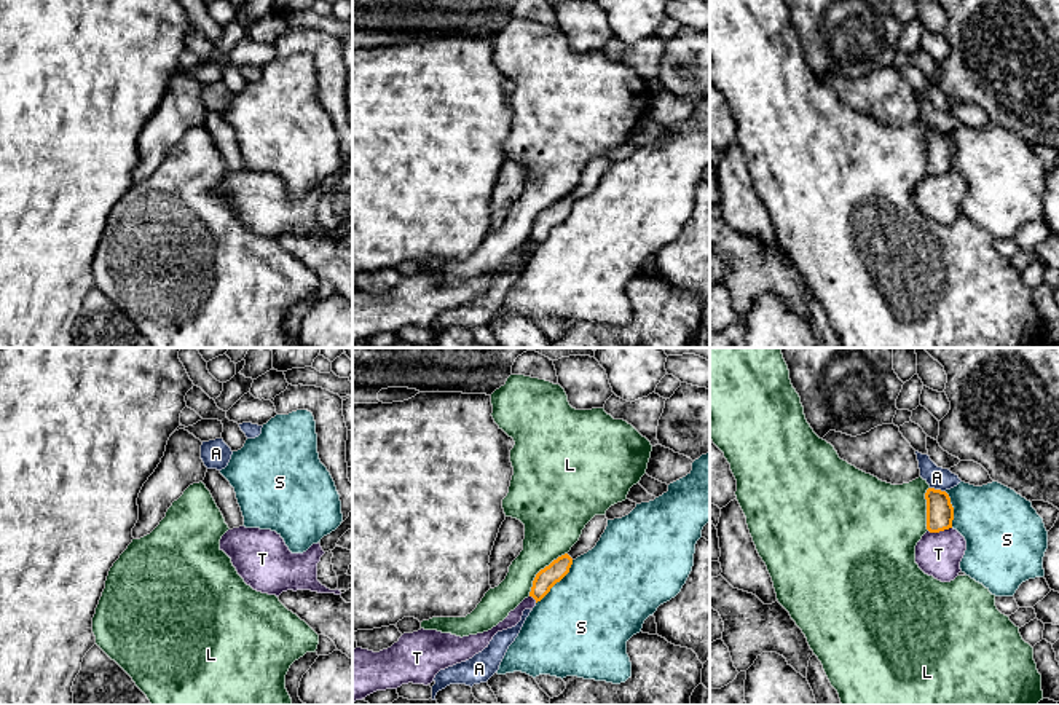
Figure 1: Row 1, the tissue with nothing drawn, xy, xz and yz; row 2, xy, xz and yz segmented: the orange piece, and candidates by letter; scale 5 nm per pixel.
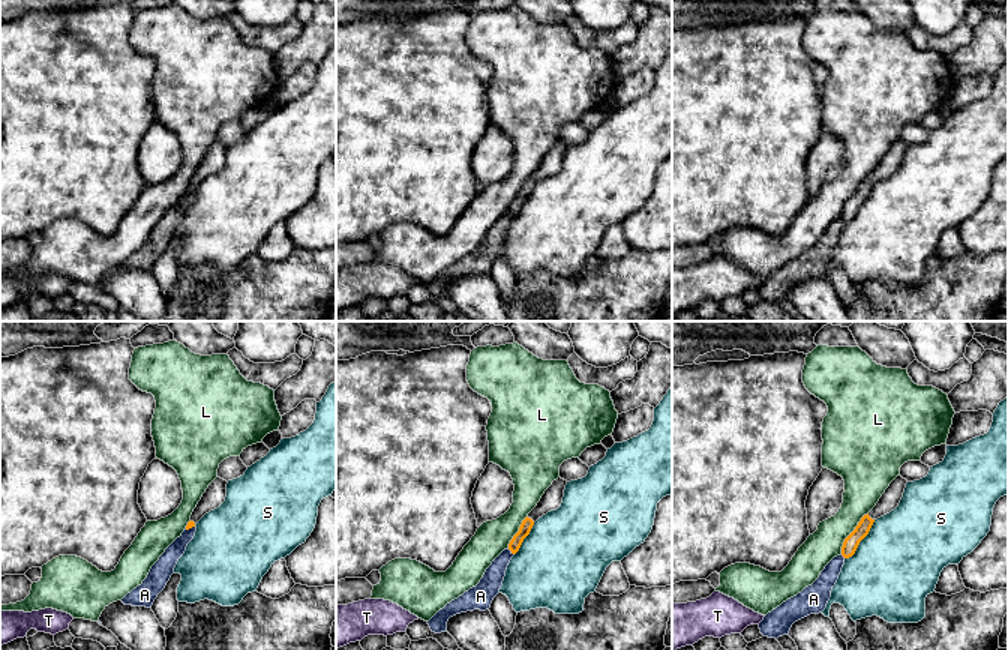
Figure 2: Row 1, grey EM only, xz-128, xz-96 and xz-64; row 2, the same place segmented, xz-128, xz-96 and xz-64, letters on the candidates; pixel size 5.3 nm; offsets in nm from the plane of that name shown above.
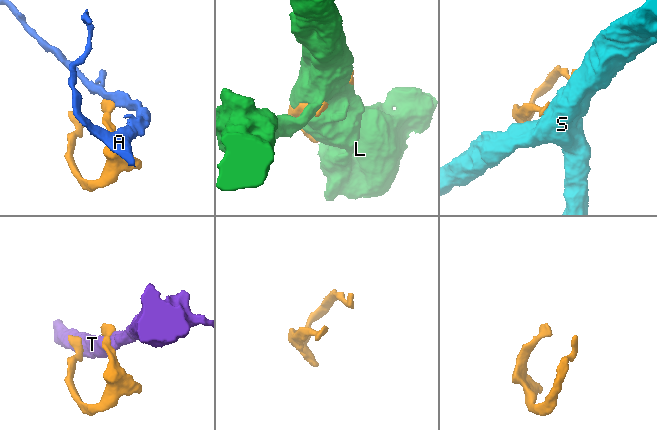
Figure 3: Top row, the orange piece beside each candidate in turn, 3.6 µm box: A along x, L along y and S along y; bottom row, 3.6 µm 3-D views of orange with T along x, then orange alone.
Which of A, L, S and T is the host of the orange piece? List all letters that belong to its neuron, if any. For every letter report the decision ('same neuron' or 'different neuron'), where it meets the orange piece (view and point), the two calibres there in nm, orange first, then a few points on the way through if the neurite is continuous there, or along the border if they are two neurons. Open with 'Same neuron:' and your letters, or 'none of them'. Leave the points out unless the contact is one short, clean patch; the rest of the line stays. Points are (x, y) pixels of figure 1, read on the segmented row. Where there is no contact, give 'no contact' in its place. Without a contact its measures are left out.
Same neuron: none of them
A: different neuron | yz (938, 490) | 140/110 nm | along yz (930, 487), (944, 492)
L: different neuron | xz (541, 570) | 100/300 nm
S: different neuron | xz (557, 581) | 100/480 nm | along xz (573, 560), (568, 571), (536, 603)
T: different neuron | yz (940, 530) | 140/220 nm

